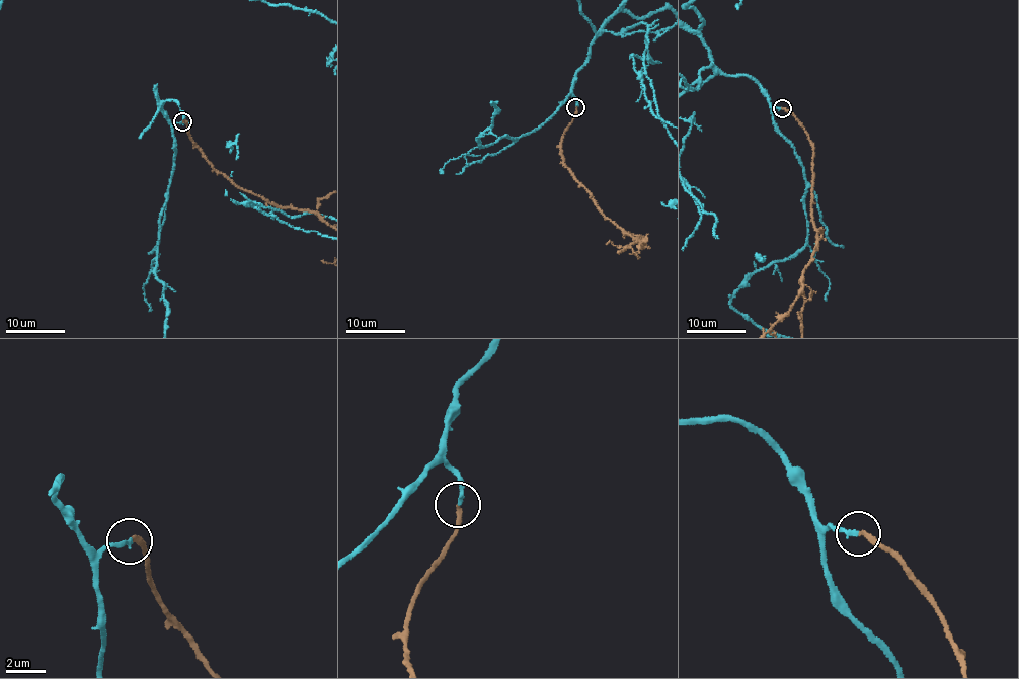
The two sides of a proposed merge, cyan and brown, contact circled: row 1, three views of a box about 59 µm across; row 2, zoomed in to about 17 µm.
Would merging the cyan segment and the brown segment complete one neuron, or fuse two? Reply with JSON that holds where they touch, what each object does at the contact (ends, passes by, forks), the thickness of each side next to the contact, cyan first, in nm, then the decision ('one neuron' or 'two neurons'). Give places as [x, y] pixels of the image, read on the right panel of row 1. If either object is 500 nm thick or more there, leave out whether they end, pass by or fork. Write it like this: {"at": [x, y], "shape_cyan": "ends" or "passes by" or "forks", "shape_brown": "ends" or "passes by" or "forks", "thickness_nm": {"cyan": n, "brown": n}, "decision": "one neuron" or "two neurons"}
{"at": [782, 108], "shape_cyan": "ends", "shape_brown": "ends", "thickness_nm": {"cyan": 180, "brown": 190}, "decision": "one neuron"}

